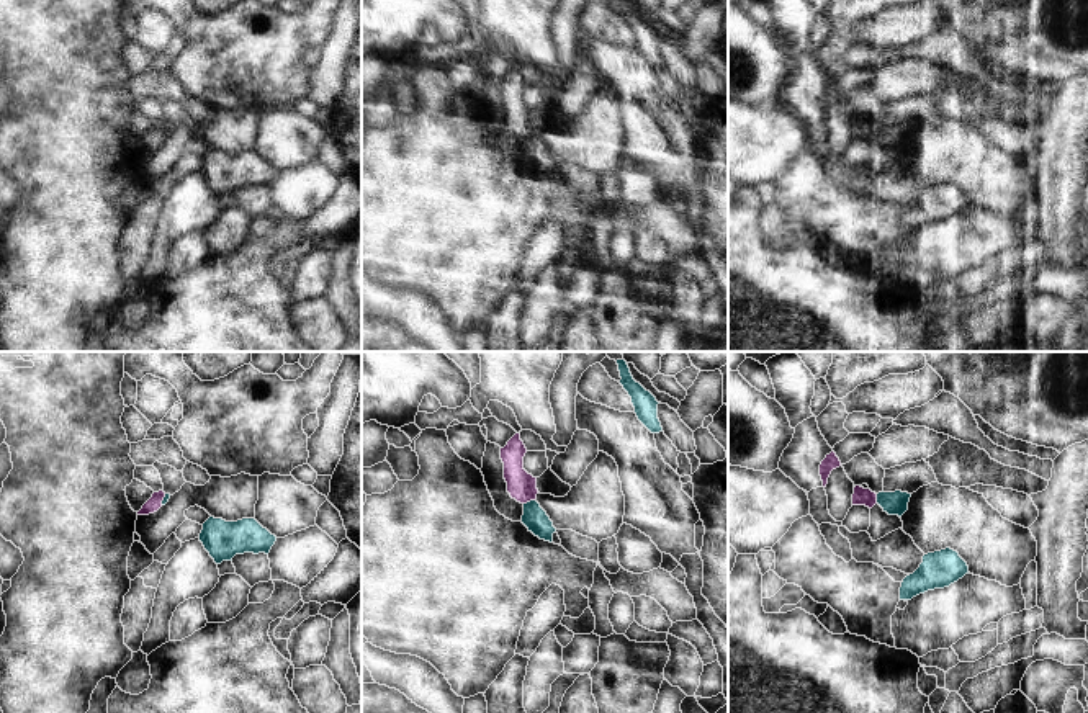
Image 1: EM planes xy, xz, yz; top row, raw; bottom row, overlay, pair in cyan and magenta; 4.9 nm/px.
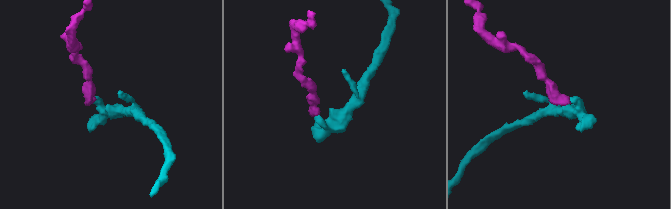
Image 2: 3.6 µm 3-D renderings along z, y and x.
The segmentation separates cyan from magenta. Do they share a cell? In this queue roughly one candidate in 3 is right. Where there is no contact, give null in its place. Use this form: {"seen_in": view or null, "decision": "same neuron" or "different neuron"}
{"seen_in": "xz", "decision": "different neuron"}

